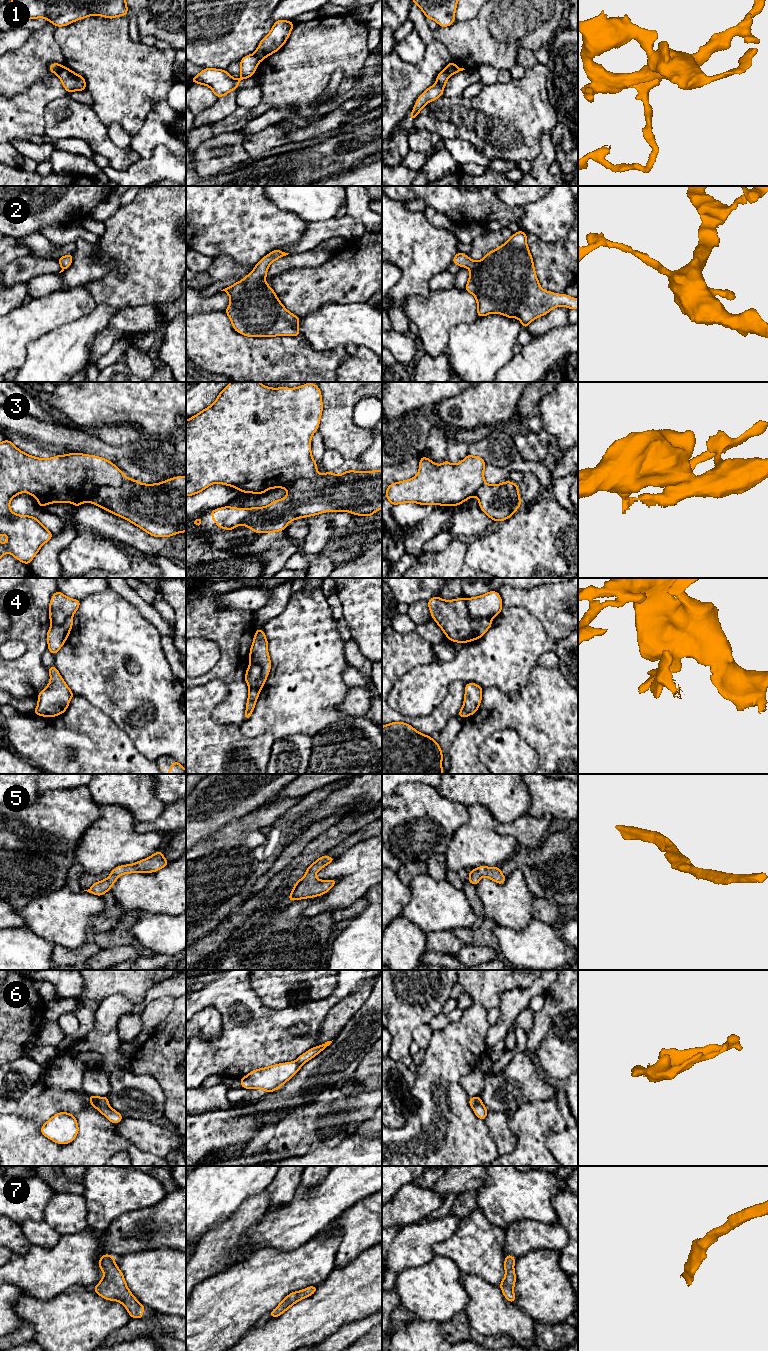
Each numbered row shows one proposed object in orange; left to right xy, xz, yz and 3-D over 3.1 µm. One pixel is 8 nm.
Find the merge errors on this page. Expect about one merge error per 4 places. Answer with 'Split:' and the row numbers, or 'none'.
Split: 1, 3, 4, 6

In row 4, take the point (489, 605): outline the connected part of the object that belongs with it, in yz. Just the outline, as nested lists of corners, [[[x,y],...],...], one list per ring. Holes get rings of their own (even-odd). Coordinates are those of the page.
[[[489,591],[481,596],[467,598],[466,605],[473,619],[492,619],[503,610],[502,599],[497,591]]]

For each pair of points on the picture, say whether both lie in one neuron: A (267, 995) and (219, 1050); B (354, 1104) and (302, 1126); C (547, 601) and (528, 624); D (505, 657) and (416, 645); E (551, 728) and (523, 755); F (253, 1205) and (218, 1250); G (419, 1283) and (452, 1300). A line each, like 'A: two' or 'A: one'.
A: two
B: one
C: two
D: two
E: two
F: one
G: one

